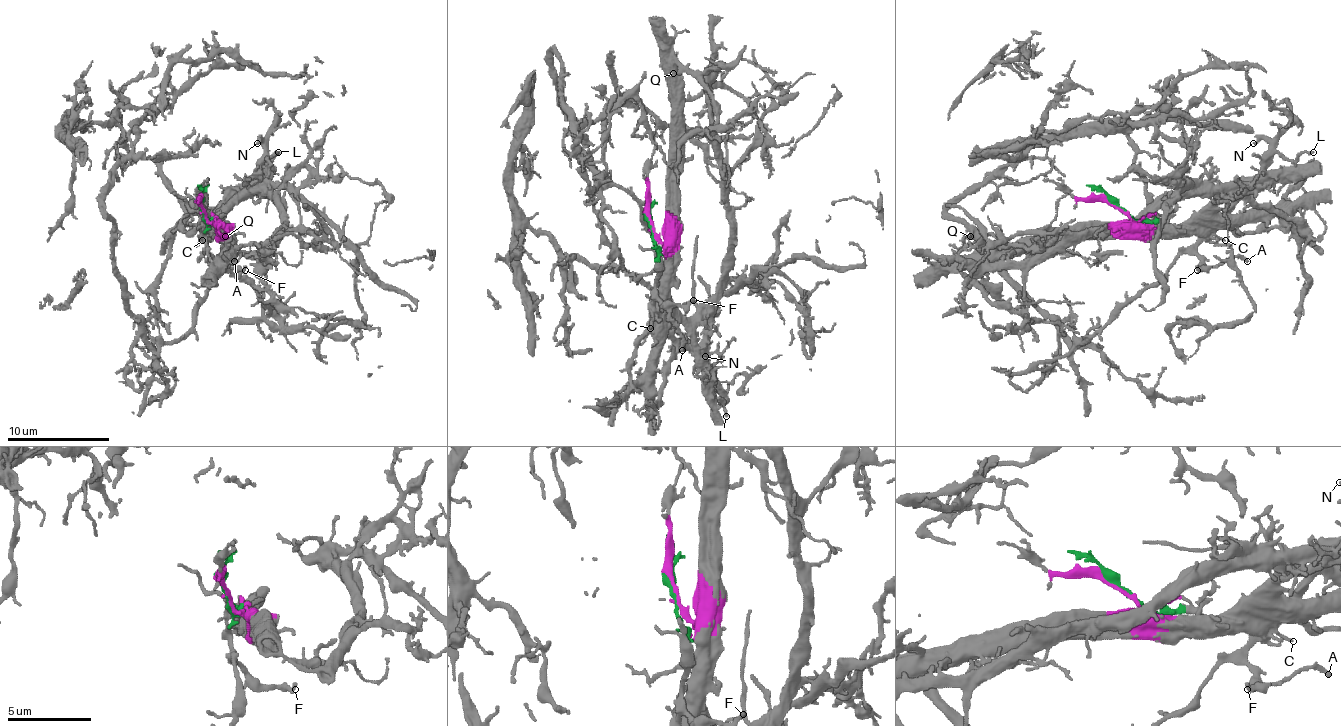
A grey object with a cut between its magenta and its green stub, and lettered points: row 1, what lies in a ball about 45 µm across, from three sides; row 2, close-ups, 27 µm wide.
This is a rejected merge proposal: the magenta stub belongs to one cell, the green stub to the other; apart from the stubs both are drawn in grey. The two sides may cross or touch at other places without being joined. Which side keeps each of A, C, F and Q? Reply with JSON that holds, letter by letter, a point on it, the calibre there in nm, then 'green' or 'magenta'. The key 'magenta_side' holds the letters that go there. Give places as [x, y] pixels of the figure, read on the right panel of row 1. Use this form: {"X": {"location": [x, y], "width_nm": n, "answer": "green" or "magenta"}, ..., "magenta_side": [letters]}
{"A": {"location": [1247, 261], "width_nm": 240, "answer": "green"}, "C": {"location": [1225, 240], "width_nm": 170, "answer": "green"}, "F": {"location": [1197, 270], "width_nm": 300, "answer": "green"}, "Q": {"location": [970, 236], "width_nm": 170, "answer": "magenta"}, "magenta_side": ["Q"]}

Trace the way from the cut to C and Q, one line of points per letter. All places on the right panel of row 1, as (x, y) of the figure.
C: (1119, 207), (1142, 223), (1170, 223), (1183, 230), (1214, 233), (1224, 241)
Q: (1119, 207), (1132, 220), (1119, 228), (1021, 238), (960, 256), (962, 241), (970, 236)

